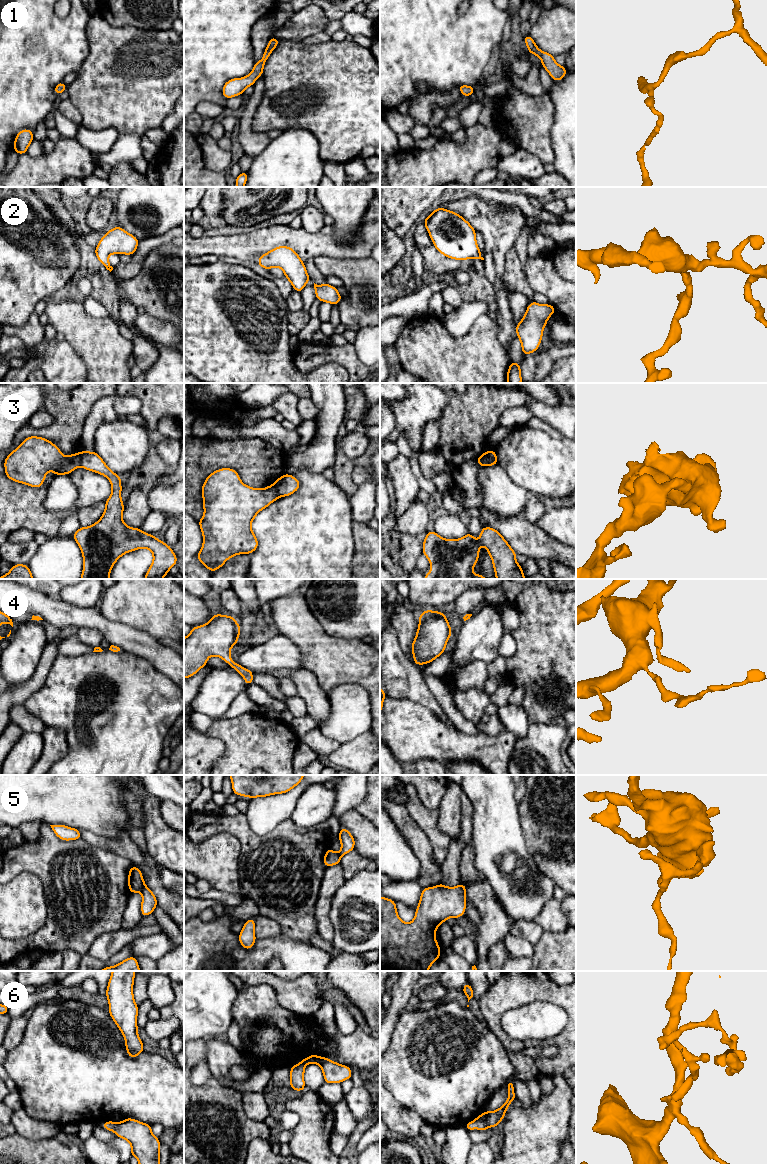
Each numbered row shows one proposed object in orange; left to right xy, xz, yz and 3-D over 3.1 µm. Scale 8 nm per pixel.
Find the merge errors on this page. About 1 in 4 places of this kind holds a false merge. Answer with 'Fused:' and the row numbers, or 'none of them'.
Fused: 3, 5

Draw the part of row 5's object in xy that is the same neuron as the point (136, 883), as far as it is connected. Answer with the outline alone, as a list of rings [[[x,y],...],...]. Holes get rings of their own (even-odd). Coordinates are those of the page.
[[[132,866],[129,870],[128,886],[130,893],[141,892],[145,886],[142,872],[136,866]]]

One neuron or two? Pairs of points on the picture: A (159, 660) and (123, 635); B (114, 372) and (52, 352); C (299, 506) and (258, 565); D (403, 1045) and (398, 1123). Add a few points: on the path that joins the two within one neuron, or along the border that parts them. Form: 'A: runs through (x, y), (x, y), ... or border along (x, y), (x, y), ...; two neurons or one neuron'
A: runs through (150, 651), (144, 645), (132, 640); one neuron
B: border along (69, 343), (82, 360), (87, 372); two neurons
C: runs through (299, 521), (299, 524), (273, 550); one neuron
D: border along (390, 1092), (399, 1103), (413, 1110), (419, 1116); two neurons

